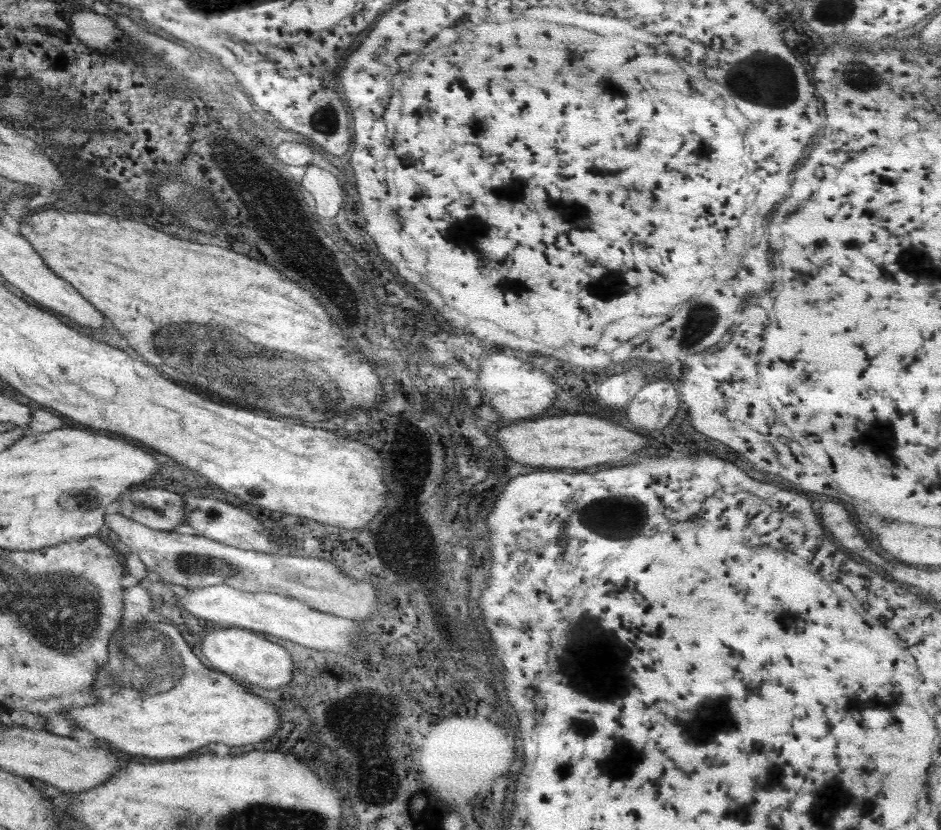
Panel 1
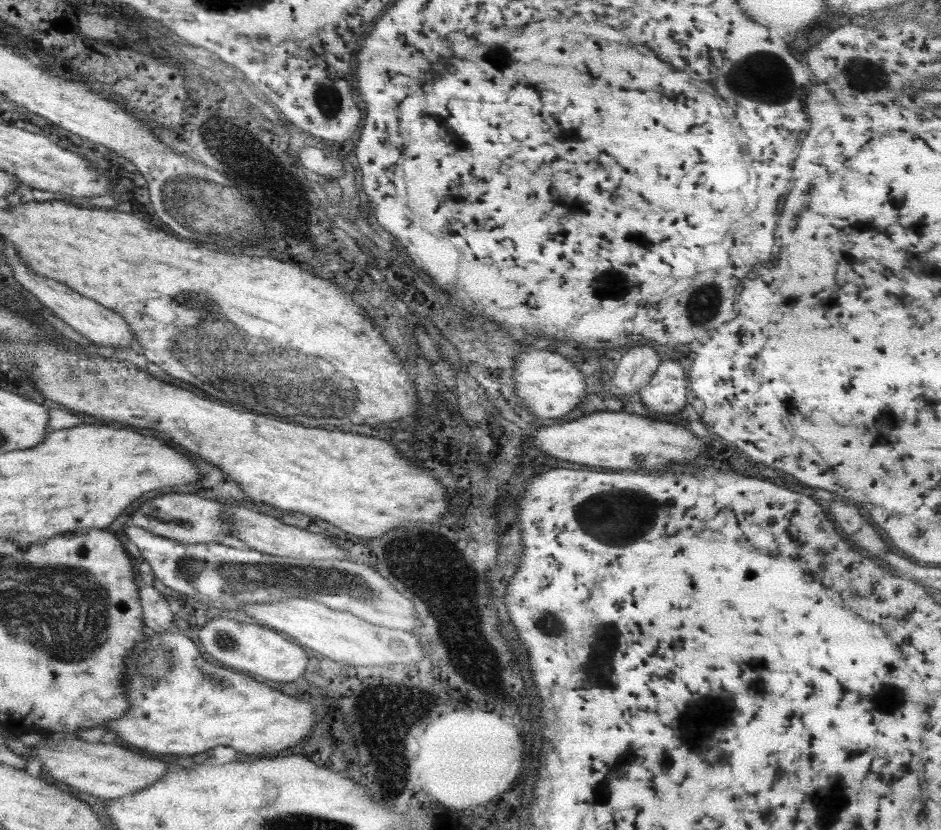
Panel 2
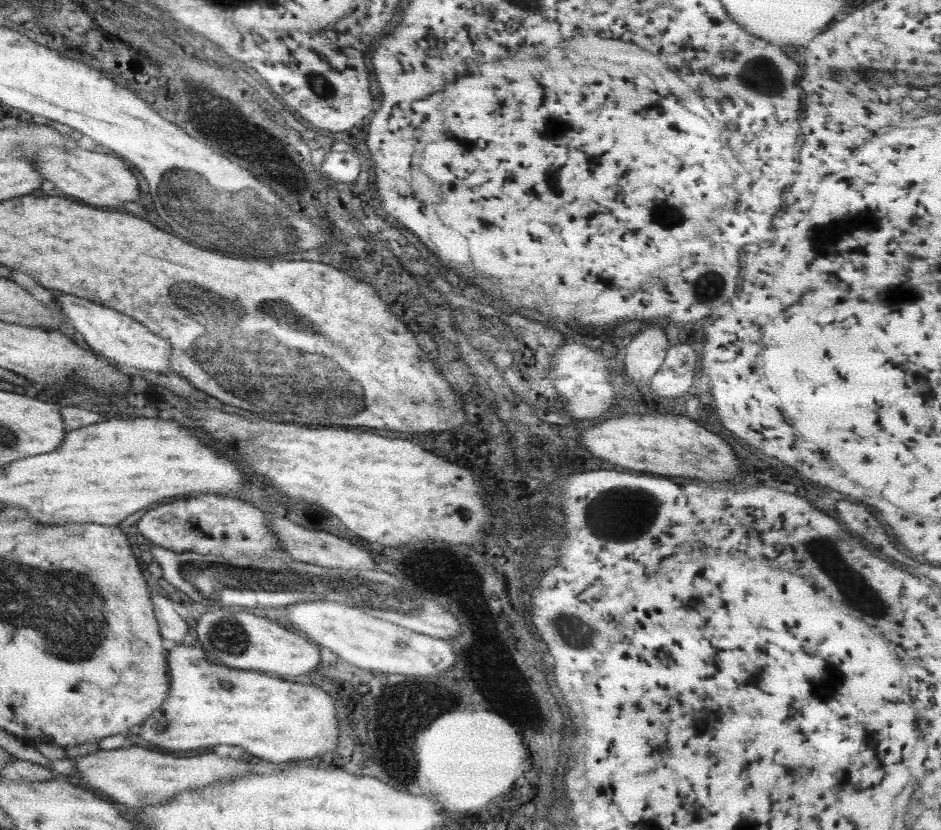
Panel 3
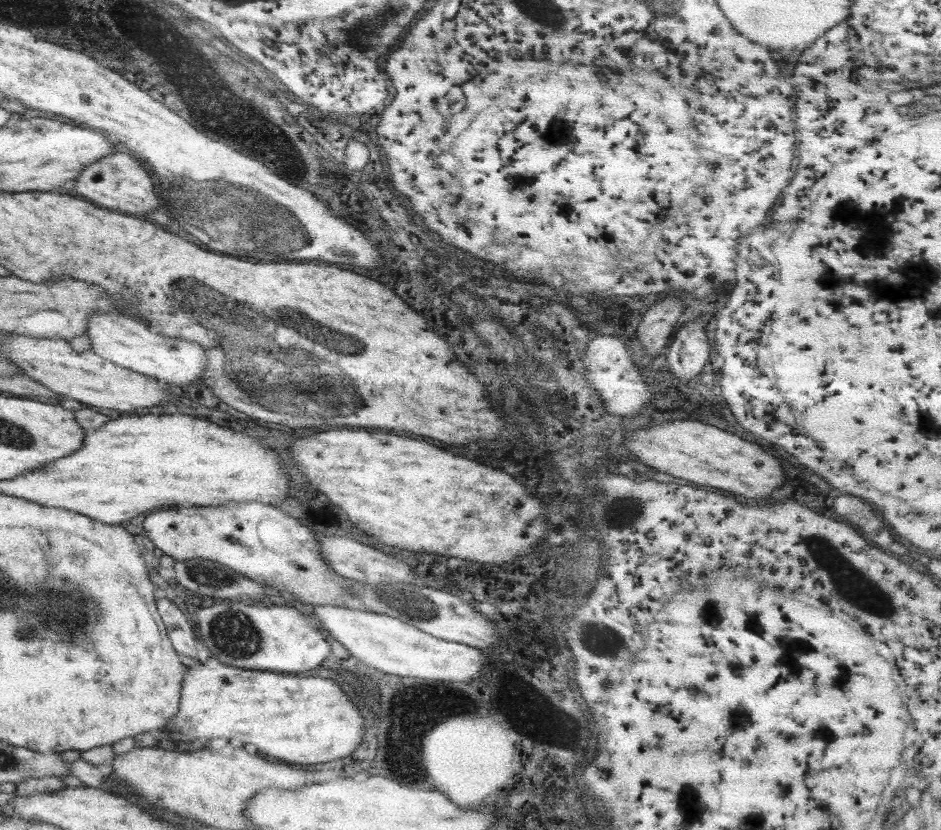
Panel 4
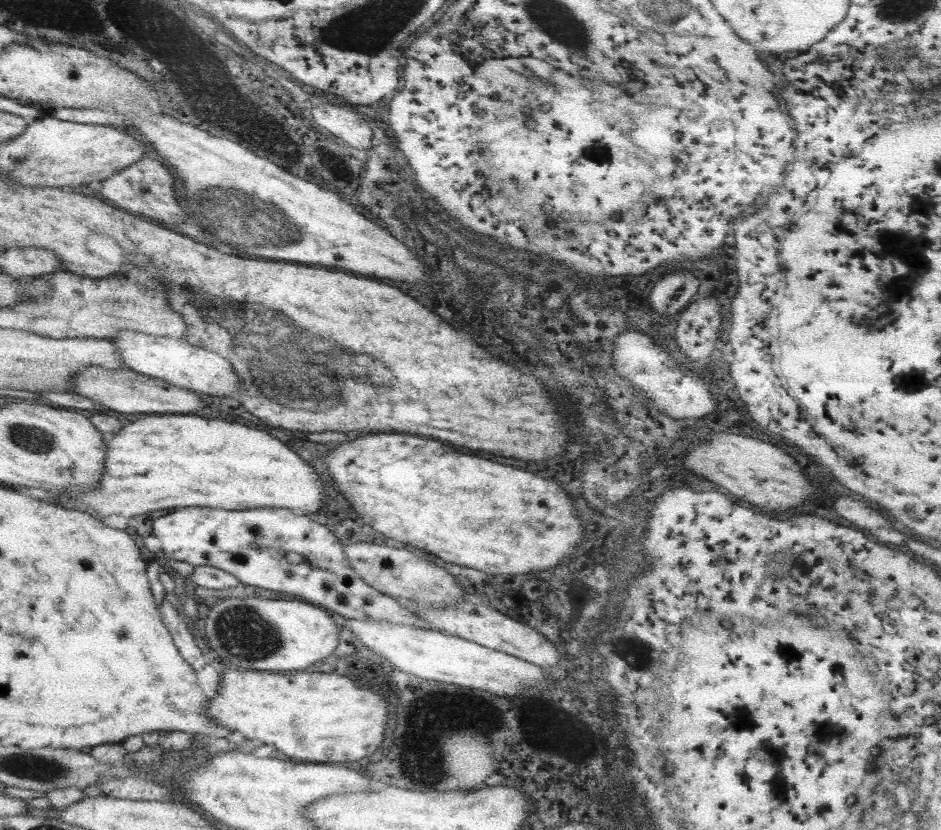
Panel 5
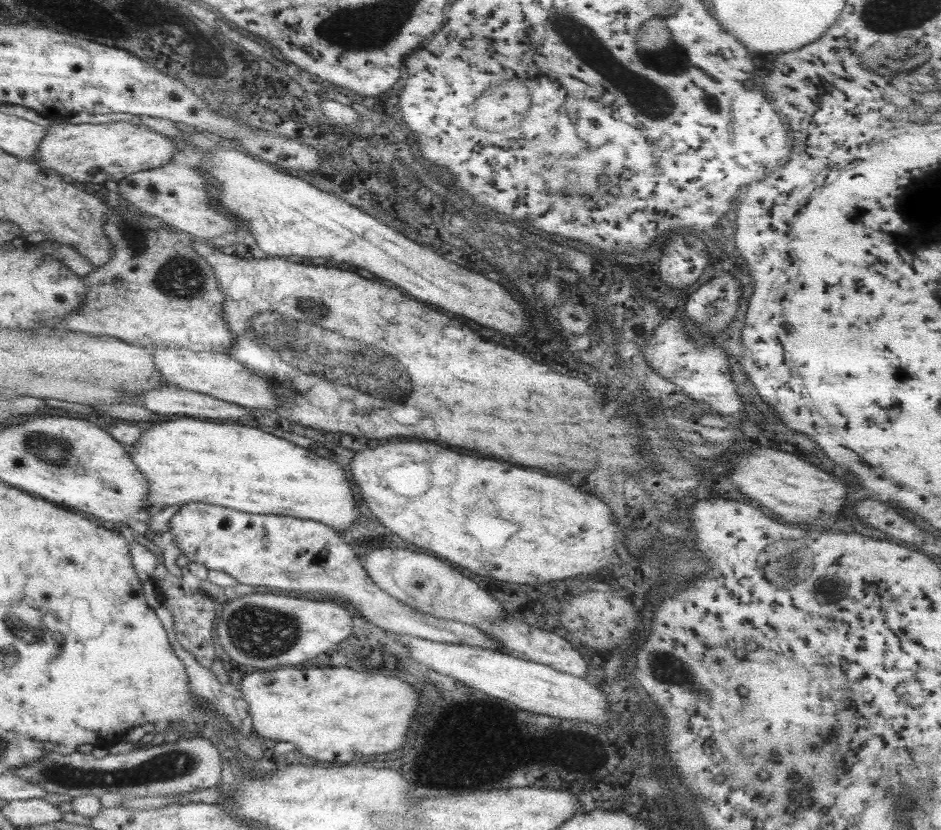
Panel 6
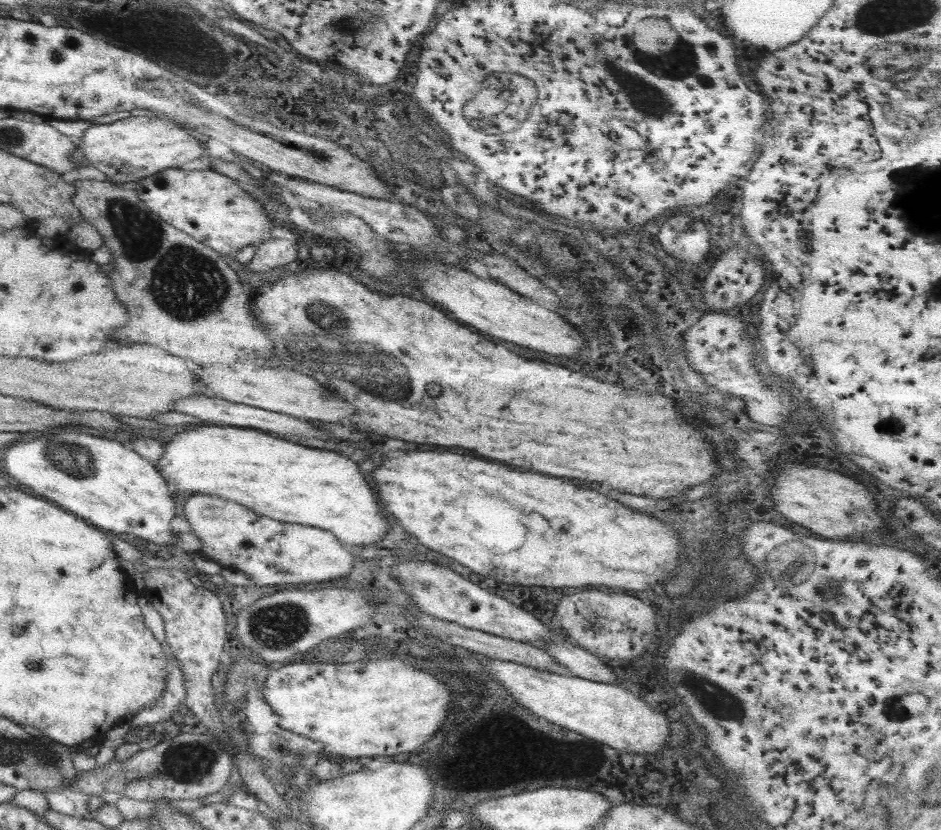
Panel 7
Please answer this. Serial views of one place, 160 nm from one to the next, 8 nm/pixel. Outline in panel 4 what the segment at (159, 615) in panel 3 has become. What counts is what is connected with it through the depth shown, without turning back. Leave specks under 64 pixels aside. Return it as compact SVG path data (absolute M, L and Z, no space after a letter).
M158 598L157 611L177 654L183 660L201 657L190 623L188 623L186 615L178 609L178 605L172 603L168 598Z

